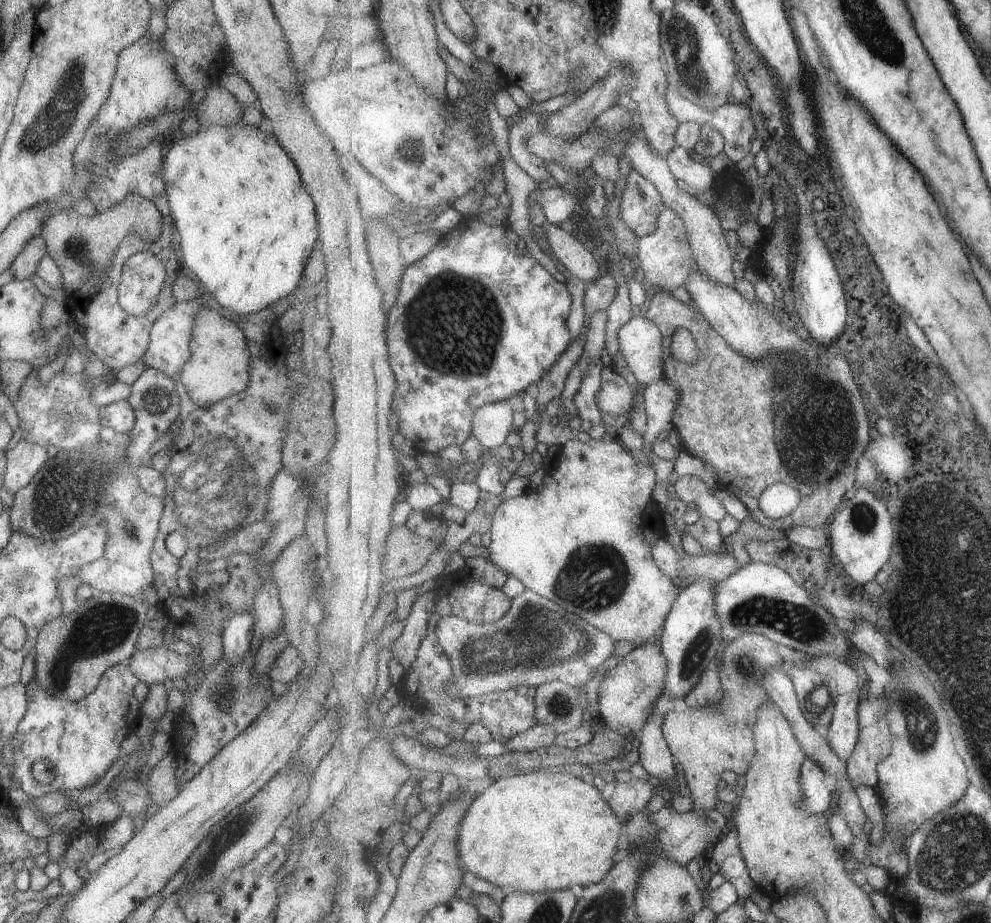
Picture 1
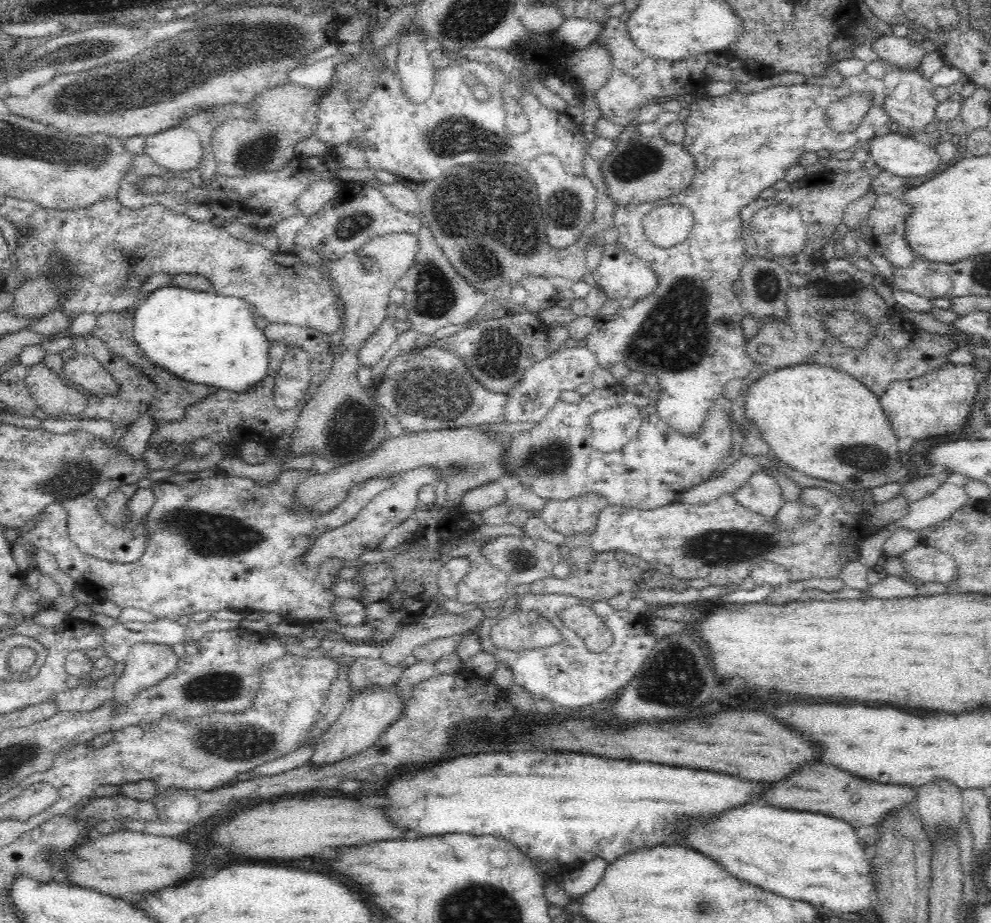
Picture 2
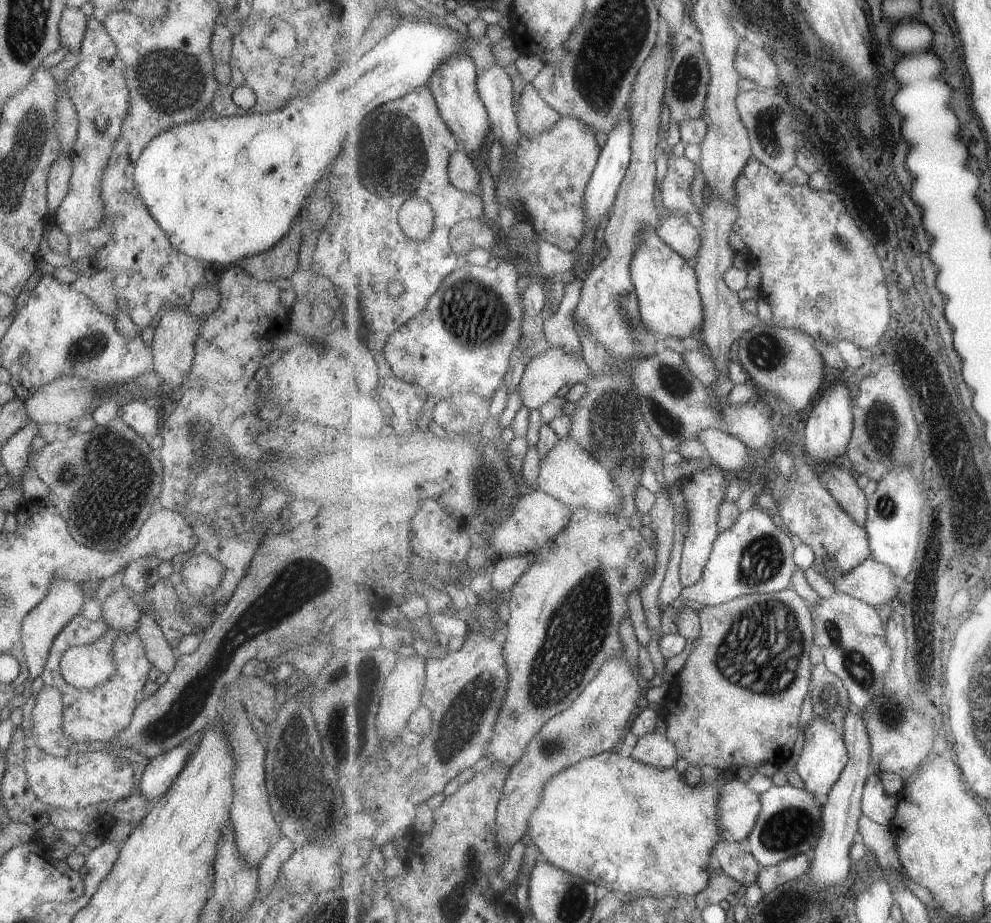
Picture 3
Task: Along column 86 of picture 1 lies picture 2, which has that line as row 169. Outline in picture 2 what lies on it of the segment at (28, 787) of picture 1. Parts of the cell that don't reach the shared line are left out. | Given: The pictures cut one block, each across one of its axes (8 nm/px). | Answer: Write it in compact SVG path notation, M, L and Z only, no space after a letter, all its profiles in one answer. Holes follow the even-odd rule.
M862 70L858 74L852 76L842 76L840 82L836 84L819 86L810 85L806 82L802 84L794 83L792 85L777 85L765 88L762 92L755 92L752 94L742 94L738 91L732 90L725 96L705 96L700 100L698 99L696 102L688 105L688 110L690 113L688 114L688 117L684 123L685 140L682 142L682 146L684 151L688 152L688 155L693 158L694 165L696 166L696 175L694 176L690 187L682 190L682 192L678 194L659 198L655 201L634 203L624 207L616 206L612 226L618 228L619 244L622 244L628 253L647 263L647 265L656 273L656 277L658 277L658 286L656 286L656 288L654 288L654 290L650 292L648 296L638 299L632 307L626 309L620 306L616 312L612 314L597 316L592 330L590 330L590 332L585 336L585 346L588 350L594 353L597 360L597 365L600 366L600 368L610 370L615 364L622 363L628 366L631 371L642 372L645 375L655 374L658 377L658 386L661 389L658 396L656 396L656 400L654 400L654 408L656 409L656 413L658 413L658 417L660 417L660 419L662 419L666 425L670 425L670 428L676 429L678 433L682 433L682 436L697 435L701 431L701 426L704 424L704 421L707 419L709 408L714 404L714 401L720 395L722 395L726 383L738 378L742 379L742 381L745 380L757 366L757 362L752 360L752 357L746 353L746 347L744 347L747 339L744 337L744 332L741 329L742 326L740 322L742 322L742 316L744 316L745 310L742 308L739 295L737 295L733 289L733 284L740 278L740 268L742 268L744 258L746 258L746 244L743 240L744 230L742 228L742 221L740 218L741 209L743 209L747 204L750 204L754 198L758 198L762 190L772 187L777 181L782 181L787 173L787 169L797 164L798 156L800 156L800 154L804 154L809 151L816 153L819 150L825 150L829 154L838 153L841 151L856 153L859 149L867 150L869 141L881 134L885 127L891 122L888 114L886 114L885 109L883 108L884 98L885 84L883 83L883 80L870 76L865 70ZM860 91L868 91L868 93L871 94L872 105L870 106L868 112L866 112L866 115L860 122L858 128L856 128L856 130L852 130L851 132L844 133L832 131L828 127L828 122L826 121L826 110L828 110L830 104L836 100L842 100L842 98L848 98L848 96L852 96L852 93L859 93ZM674 203L683 204L692 211L693 226L687 240L680 242L680 244L676 244L676 246L660 248L641 235L640 224L642 219L653 208Z

